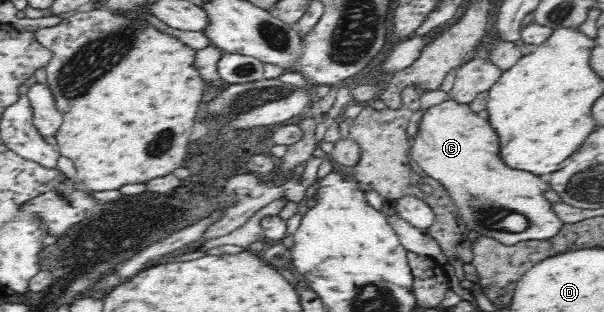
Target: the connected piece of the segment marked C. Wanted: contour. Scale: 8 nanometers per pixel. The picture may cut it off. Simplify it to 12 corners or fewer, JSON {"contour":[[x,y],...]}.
{"contour":[[469,104],[426,108],[411,146],[465,225],[514,245],[564,225],[545,177],[508,169]]}

